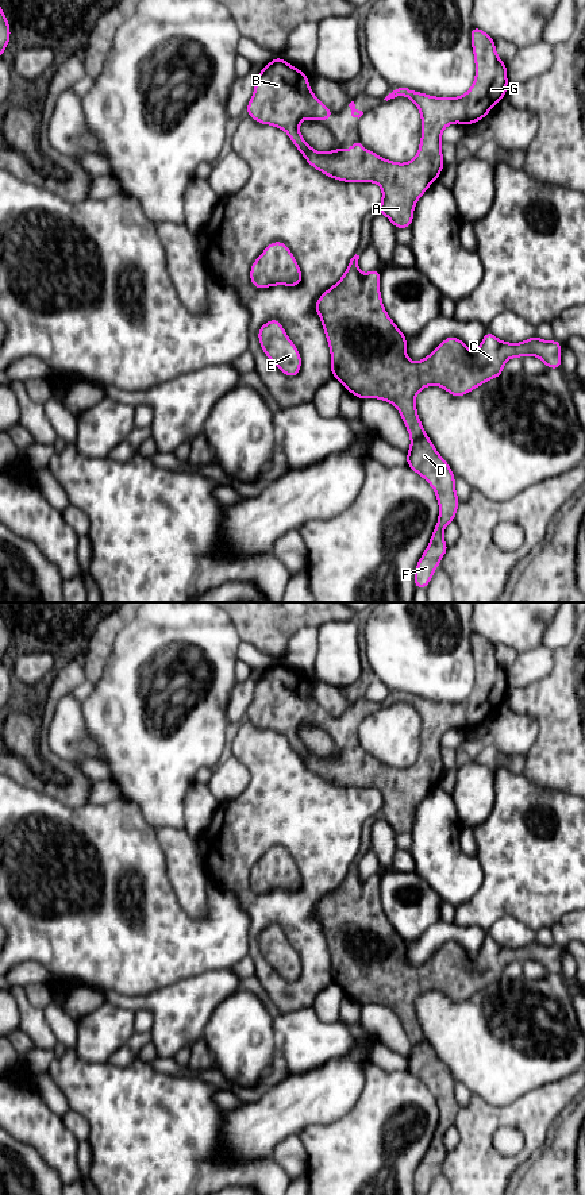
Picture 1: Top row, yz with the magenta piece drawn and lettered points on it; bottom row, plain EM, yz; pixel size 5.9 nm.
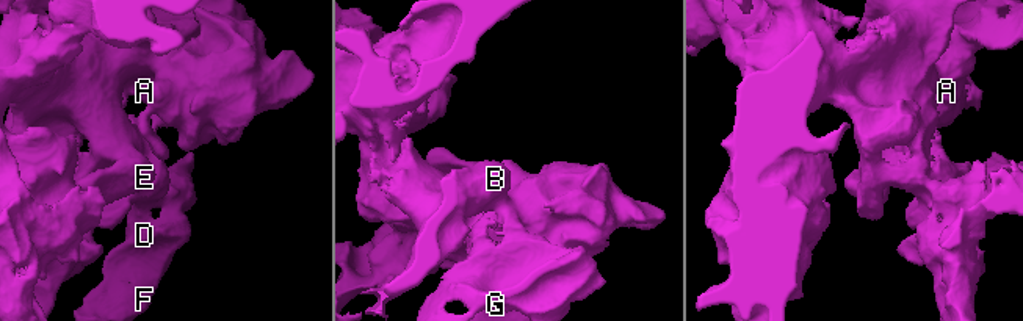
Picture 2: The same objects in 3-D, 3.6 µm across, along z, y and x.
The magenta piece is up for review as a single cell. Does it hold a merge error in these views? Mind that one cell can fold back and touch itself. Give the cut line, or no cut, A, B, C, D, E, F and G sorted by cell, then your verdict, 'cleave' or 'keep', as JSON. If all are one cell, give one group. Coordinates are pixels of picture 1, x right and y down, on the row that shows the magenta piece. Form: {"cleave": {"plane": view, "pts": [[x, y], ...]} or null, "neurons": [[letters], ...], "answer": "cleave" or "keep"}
{"cleave": null, "neurons": [["A", "B", "C", "D", "E", "F", "G"]], "answer": "keep"}

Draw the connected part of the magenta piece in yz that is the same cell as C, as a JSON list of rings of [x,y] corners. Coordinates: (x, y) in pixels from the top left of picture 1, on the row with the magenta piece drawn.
[[[357,254],[350,259],[343,277],[319,297],[315,311],[322,319],[322,327],[328,340],[332,377],[347,392],[361,400],[380,398],[396,406],[411,437],[407,466],[423,477],[436,493],[439,519],[431,540],[415,568],[415,589],[426,589],[439,562],[449,550],[443,539],[443,532],[446,525],[455,520],[459,498],[454,486],[455,477],[449,463],[438,454],[422,427],[415,406],[416,394],[426,386],[438,385],[451,396],[465,396],[470,390],[503,374],[504,363],[513,356],[523,358],[526,355],[534,355],[542,359],[547,369],[562,369],[562,344],[555,339],[550,342],[542,340],[536,335],[522,343],[508,343],[499,340],[490,331],[486,331],[474,354],[469,352],[467,346],[461,339],[449,336],[423,361],[411,362],[407,358],[407,336],[396,327],[382,305],[380,294],[381,269],[377,267],[362,275],[358,267],[358,259],[359,255]]]

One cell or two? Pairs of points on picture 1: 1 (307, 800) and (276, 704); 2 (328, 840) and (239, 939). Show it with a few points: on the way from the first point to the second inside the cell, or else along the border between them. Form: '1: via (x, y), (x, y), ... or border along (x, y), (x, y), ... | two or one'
1: border along (258, 728), (280, 732), (307, 766) | two
2: border along (237, 898), (250, 921), (249, 953) | two

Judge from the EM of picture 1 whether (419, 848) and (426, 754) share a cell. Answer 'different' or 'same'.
different

